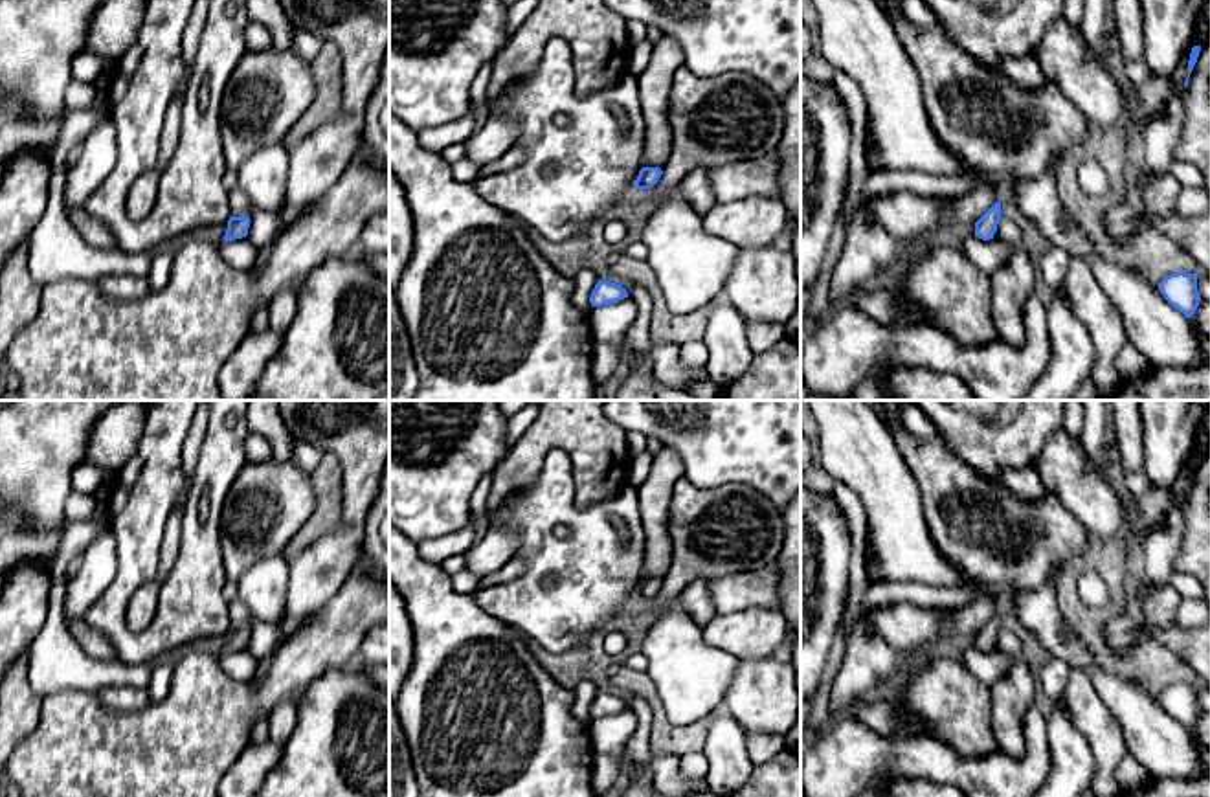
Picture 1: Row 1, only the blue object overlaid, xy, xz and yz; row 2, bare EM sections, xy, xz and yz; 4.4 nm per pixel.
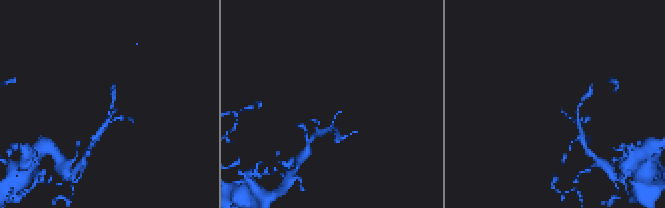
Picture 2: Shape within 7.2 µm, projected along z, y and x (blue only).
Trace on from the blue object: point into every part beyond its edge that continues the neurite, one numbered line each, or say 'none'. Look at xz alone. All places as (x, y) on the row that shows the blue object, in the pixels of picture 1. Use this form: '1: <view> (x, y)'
none

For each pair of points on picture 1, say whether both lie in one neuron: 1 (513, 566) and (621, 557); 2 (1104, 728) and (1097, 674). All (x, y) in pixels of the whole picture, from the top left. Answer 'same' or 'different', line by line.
1: different
2: different

